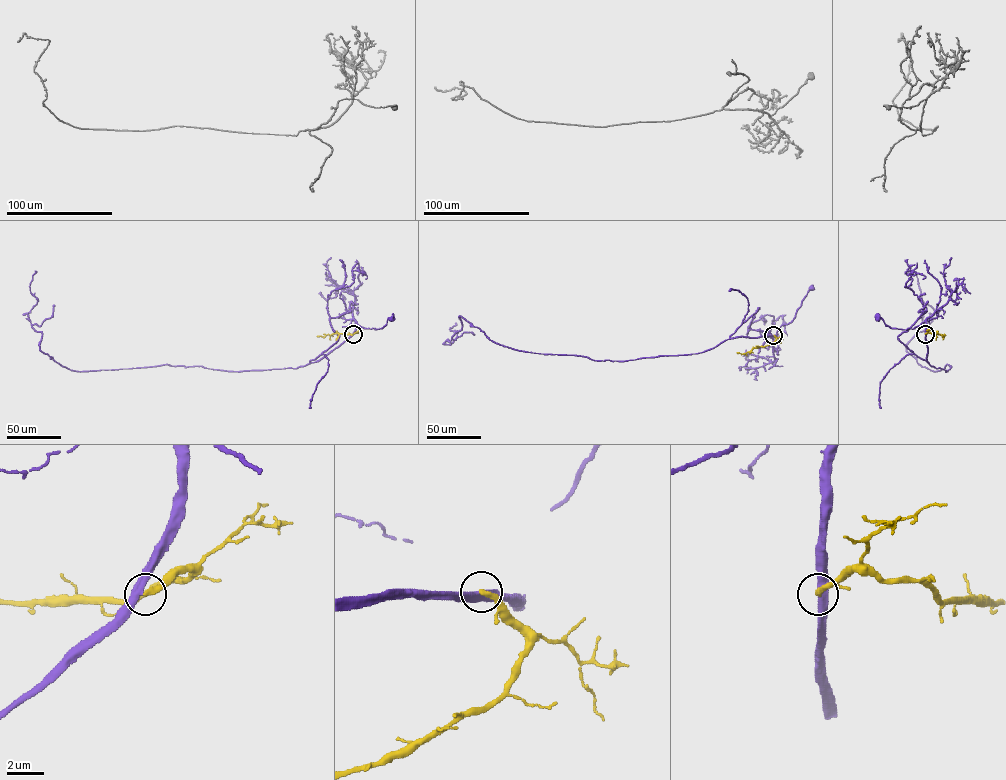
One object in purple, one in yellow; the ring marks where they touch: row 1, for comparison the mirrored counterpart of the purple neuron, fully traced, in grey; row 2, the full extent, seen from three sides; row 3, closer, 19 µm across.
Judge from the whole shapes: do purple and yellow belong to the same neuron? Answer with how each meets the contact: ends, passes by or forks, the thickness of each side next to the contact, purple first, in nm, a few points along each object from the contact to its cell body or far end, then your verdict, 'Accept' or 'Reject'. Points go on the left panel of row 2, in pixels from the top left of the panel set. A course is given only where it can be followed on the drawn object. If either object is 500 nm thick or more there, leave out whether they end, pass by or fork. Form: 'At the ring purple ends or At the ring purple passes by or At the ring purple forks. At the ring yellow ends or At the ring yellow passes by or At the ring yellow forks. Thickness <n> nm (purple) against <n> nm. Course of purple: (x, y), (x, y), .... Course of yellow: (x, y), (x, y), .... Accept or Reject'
At the ring purple passes by. At the ring yellow ends. Thickness 400 nm (purple) against 300 nm. Course of purple: (353, 334), (356, 321), (364, 328), (375, 329), (392, 319). Course of yellow: (353, 334), (356, 332), (317, 336). Reject

